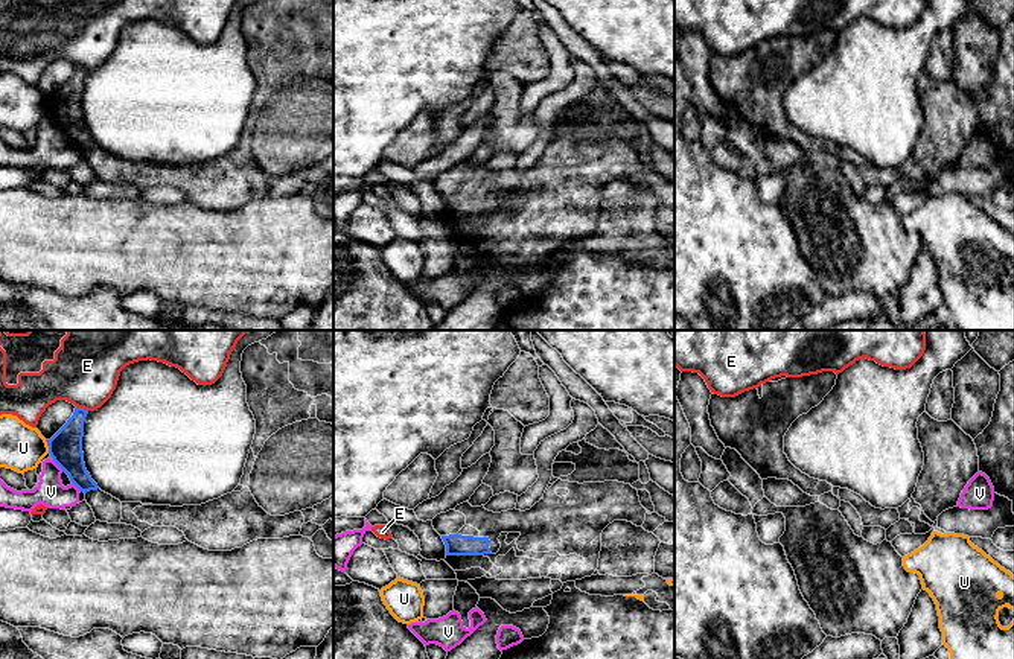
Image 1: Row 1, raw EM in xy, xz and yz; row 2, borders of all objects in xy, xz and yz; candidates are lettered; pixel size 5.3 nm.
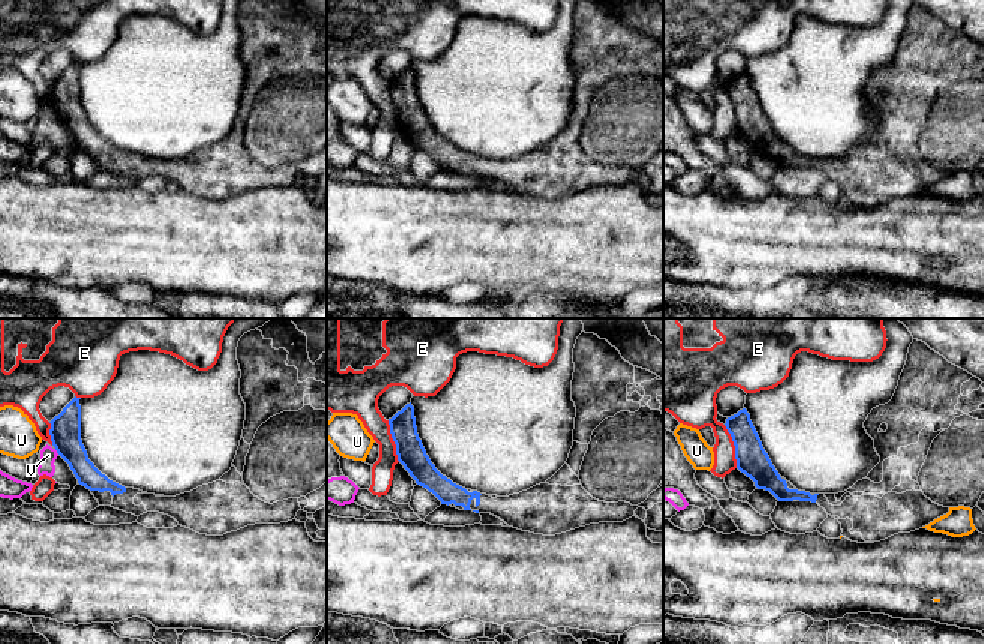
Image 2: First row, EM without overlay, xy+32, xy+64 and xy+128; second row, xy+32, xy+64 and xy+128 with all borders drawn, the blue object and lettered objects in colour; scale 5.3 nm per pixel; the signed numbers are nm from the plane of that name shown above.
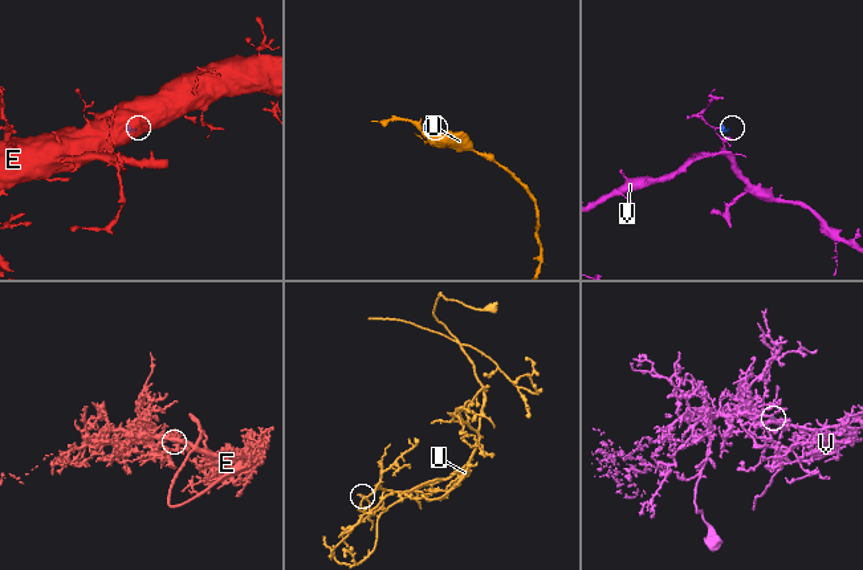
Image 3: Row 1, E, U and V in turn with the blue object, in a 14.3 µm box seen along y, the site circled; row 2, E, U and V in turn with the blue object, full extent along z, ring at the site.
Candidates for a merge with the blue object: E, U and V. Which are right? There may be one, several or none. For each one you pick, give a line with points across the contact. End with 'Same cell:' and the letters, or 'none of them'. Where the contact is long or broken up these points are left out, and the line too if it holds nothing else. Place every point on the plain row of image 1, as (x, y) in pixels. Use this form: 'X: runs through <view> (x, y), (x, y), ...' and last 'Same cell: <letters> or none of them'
Same cell: none of them

